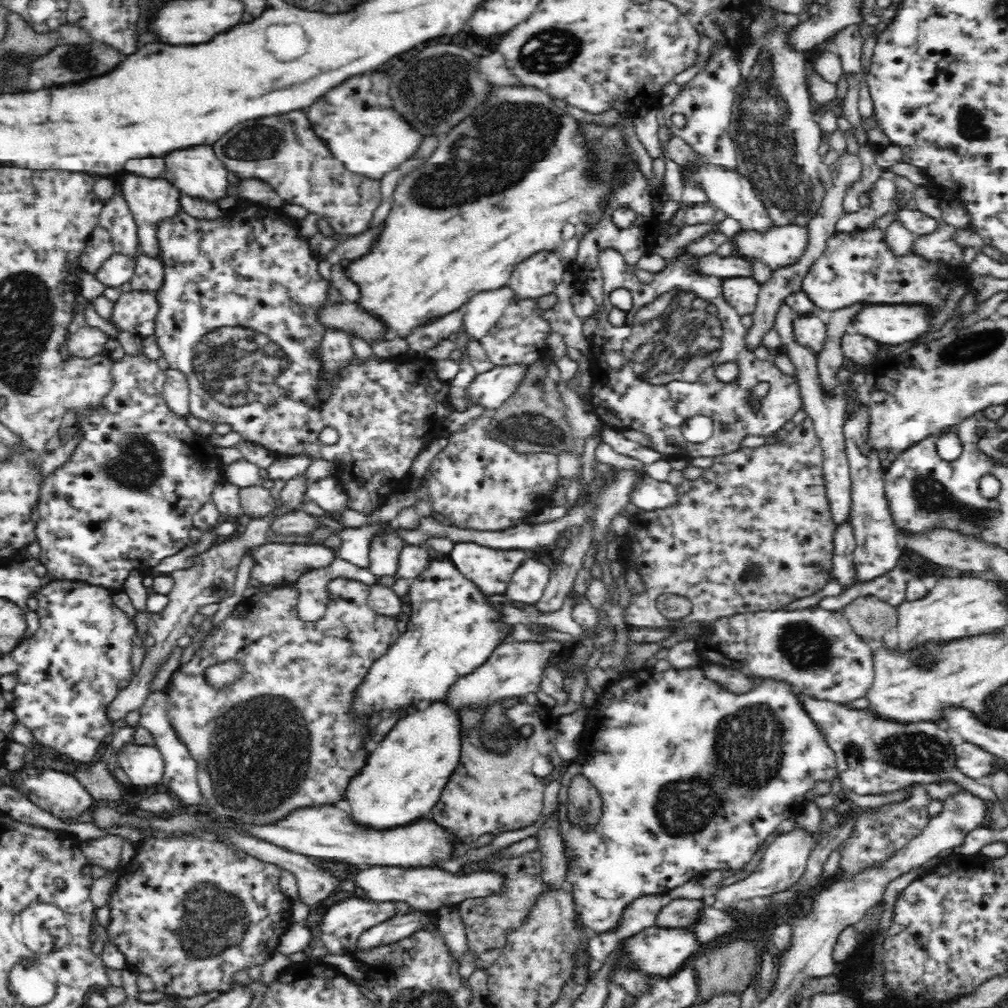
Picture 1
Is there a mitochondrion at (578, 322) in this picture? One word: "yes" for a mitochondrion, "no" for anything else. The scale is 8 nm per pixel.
no

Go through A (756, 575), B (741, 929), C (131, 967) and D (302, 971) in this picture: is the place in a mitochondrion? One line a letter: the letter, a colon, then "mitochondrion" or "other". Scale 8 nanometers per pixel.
A: mitochondrion
B: other
C: other
D: other

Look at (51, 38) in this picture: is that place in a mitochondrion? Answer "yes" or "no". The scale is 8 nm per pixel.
yes

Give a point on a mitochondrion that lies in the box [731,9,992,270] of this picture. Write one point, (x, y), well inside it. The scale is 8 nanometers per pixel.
(975, 124)

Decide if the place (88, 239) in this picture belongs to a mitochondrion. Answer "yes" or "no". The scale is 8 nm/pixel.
no

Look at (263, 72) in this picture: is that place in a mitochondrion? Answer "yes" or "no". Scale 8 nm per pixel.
no

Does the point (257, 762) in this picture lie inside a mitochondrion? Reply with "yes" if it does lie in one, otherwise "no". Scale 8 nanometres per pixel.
yes

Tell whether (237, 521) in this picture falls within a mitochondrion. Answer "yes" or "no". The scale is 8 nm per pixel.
no

